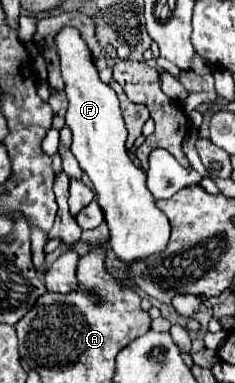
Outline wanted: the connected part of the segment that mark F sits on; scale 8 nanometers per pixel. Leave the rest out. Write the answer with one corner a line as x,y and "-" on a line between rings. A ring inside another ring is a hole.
75,27
59,29
53,41
61,61
61,75
65,83
63,91
69,101
65,121
73,133
71,153
93,183
97,201
105,213
113,251
123,263
133,263
137,259
163,251
171,227
163,211
155,207
155,199
145,187
145,171
135,167
129,159
129,153
125,149
127,129
123,125
117,93
99,79
91,49

